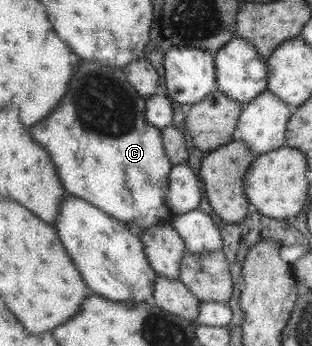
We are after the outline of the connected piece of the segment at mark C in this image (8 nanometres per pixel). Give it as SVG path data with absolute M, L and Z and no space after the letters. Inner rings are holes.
M81 62L57 108L43 122L33 124L28 130L31 138L47 150L63 192L83 199L119 222L132 222L137 234L157 222L169 222L173 217L164 200L167 174L172 164L166 157L160 130L144 120L143 106L144 99L141 100L135 89L127 84L121 70L95 62Z

